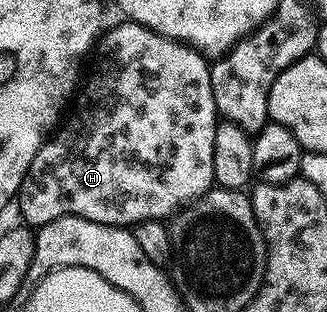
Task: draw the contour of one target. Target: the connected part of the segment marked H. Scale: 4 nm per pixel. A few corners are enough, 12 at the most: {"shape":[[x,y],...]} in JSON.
{"shape":[[104,31],[28,225],[127,228],[215,184],[208,57]]}

